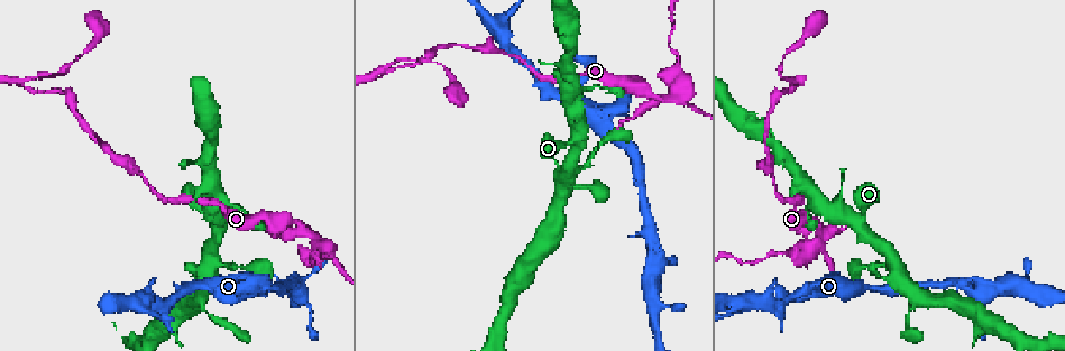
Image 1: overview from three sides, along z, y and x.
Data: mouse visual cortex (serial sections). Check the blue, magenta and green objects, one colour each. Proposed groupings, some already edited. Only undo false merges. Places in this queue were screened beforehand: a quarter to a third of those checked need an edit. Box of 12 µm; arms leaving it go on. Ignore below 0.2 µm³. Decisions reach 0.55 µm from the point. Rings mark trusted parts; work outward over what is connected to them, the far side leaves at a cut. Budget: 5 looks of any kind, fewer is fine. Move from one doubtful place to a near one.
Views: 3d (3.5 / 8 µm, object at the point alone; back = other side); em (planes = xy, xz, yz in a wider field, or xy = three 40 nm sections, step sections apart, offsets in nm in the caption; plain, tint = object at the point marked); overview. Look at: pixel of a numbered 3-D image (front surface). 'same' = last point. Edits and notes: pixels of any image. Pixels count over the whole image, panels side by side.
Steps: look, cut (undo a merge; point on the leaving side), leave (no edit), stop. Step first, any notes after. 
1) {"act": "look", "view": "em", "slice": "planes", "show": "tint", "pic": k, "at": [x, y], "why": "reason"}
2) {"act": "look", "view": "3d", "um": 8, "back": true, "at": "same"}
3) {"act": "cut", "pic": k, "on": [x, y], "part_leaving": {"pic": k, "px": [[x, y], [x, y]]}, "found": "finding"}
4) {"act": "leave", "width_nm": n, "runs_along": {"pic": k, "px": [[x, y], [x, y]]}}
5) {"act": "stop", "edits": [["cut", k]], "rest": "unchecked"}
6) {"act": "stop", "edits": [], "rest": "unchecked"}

{"act": "look", "view": "3d", "um": 3.5, "pic": 1, "at": [319, 253], "why": "thick turns thin"}

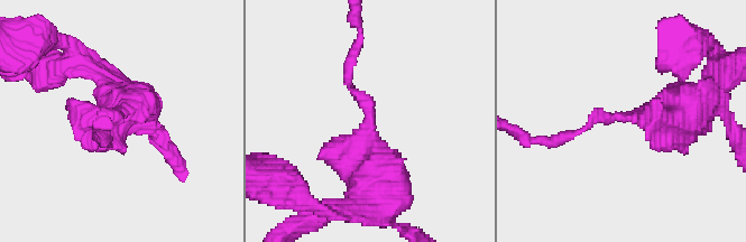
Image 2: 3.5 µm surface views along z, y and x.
{"act": "look", "view": "em", "slice": "planes", "show": "tint", "pic": 2, "at": [639, 113], "arm_widths_nm": [100, 500], "why": "now the EM"}

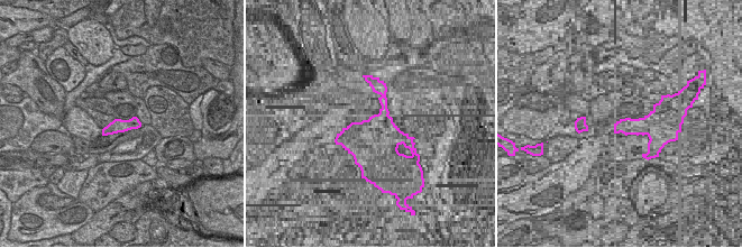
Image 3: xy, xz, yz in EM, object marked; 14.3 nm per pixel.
{"act": "look", "view": "em", "slice": "xy", "step": 5, "show": "tint", "at": "same", "why": "another direction"}

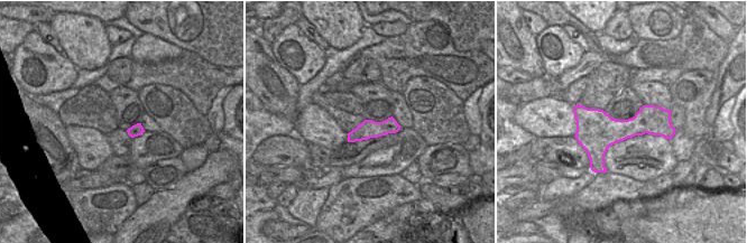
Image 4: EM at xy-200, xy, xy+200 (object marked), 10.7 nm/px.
{"act": "leave", "runs_along": {"pic": 2, "px": [[705, 94], [636, 118], [598, 118], [581, 131]]}, "found": "continuous, no second cell"}

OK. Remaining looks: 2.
{"act": "look", "view": "3d", "um": 3.5, "pic": 1, "at": [22, 82], "why": "side arm on a straight run"}

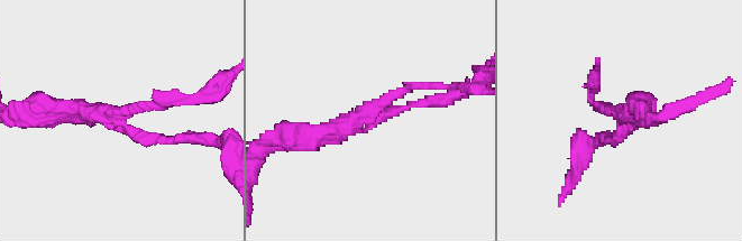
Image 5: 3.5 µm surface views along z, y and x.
{"act": "leave", "runs_along": {"pic": 5, "px": [[605, 138], [623, 124], [591, 96]]}, "found": "continuous, no second cell"}

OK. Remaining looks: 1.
{"act": "stop", "edits": [], "rest": "unchecked"}

